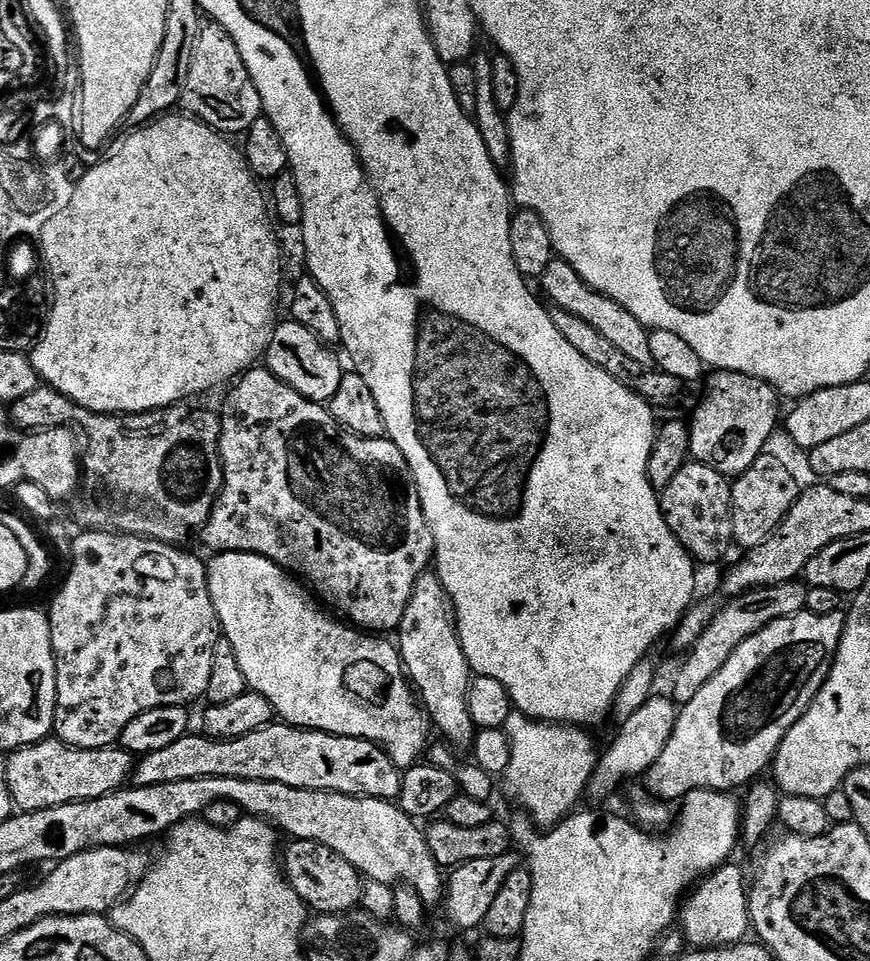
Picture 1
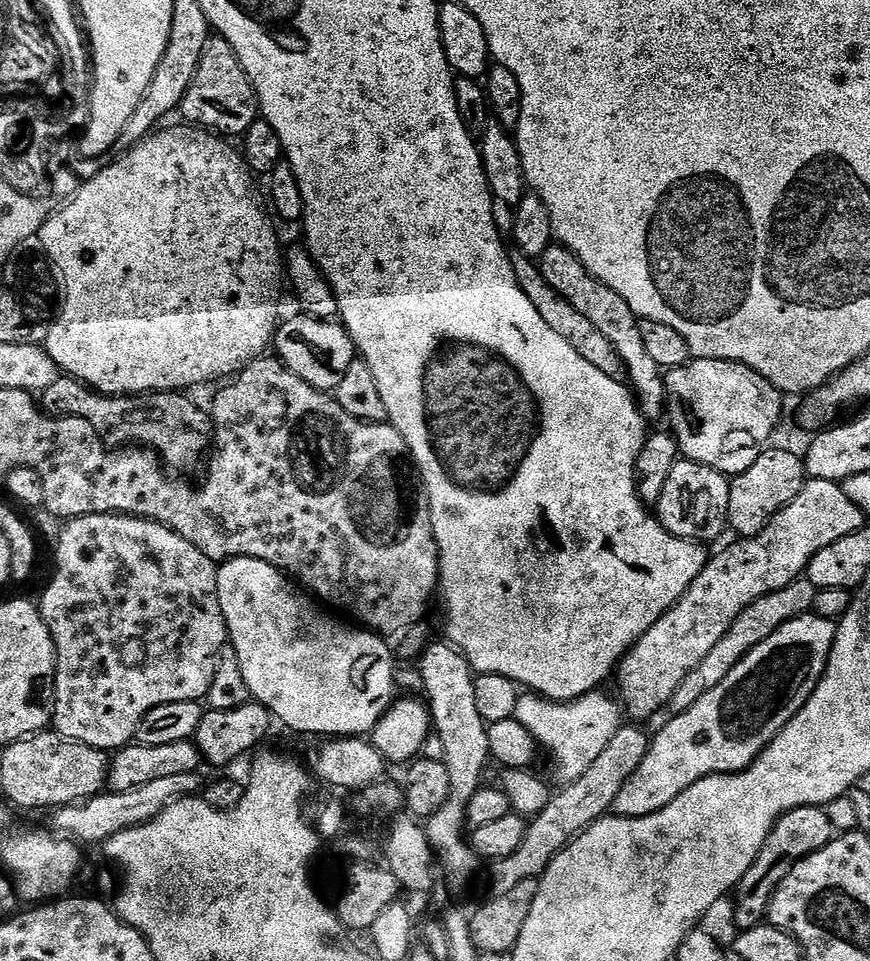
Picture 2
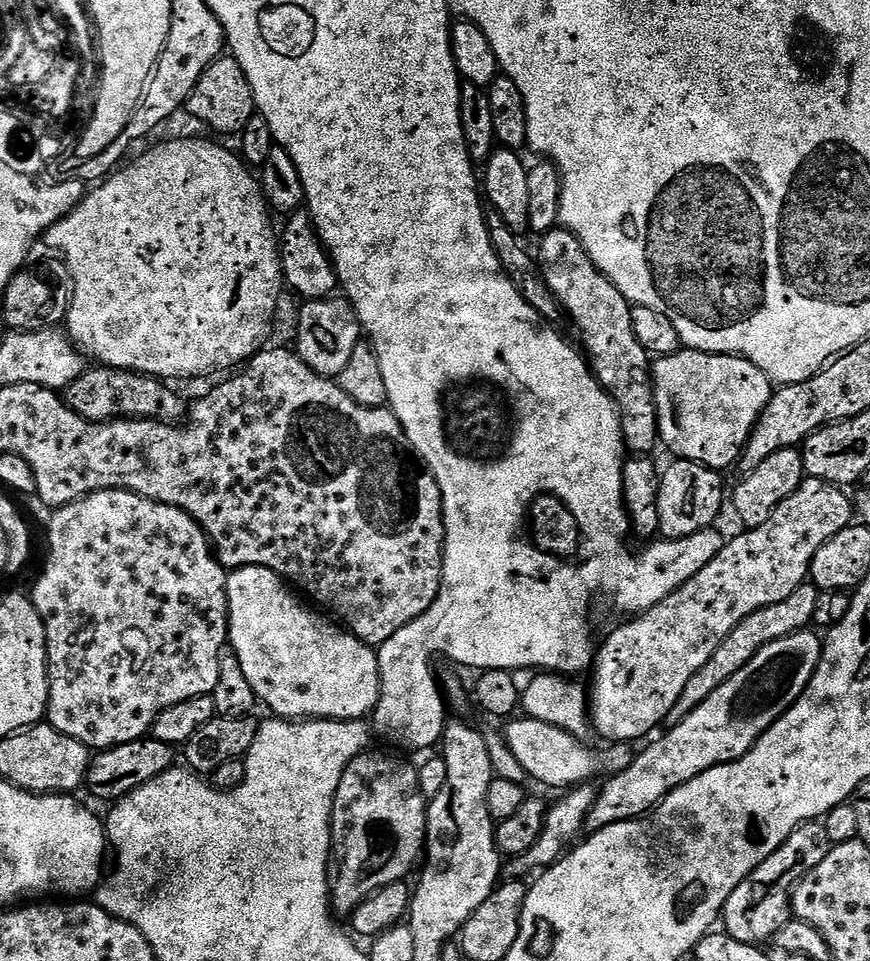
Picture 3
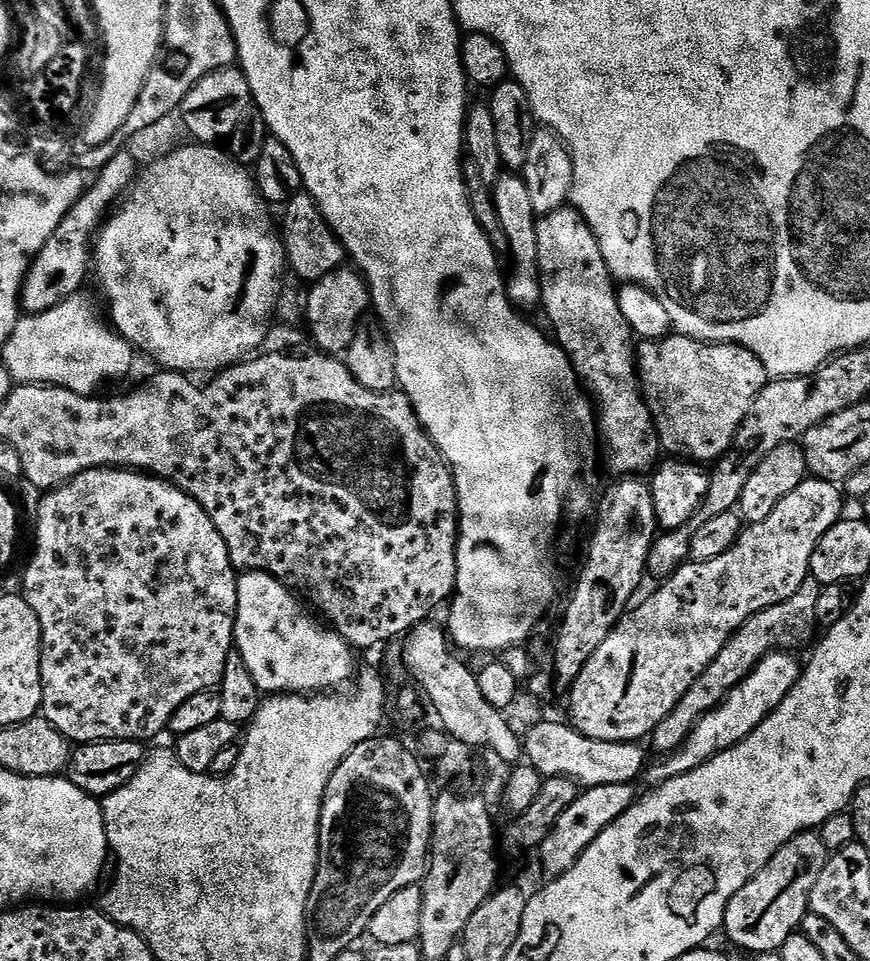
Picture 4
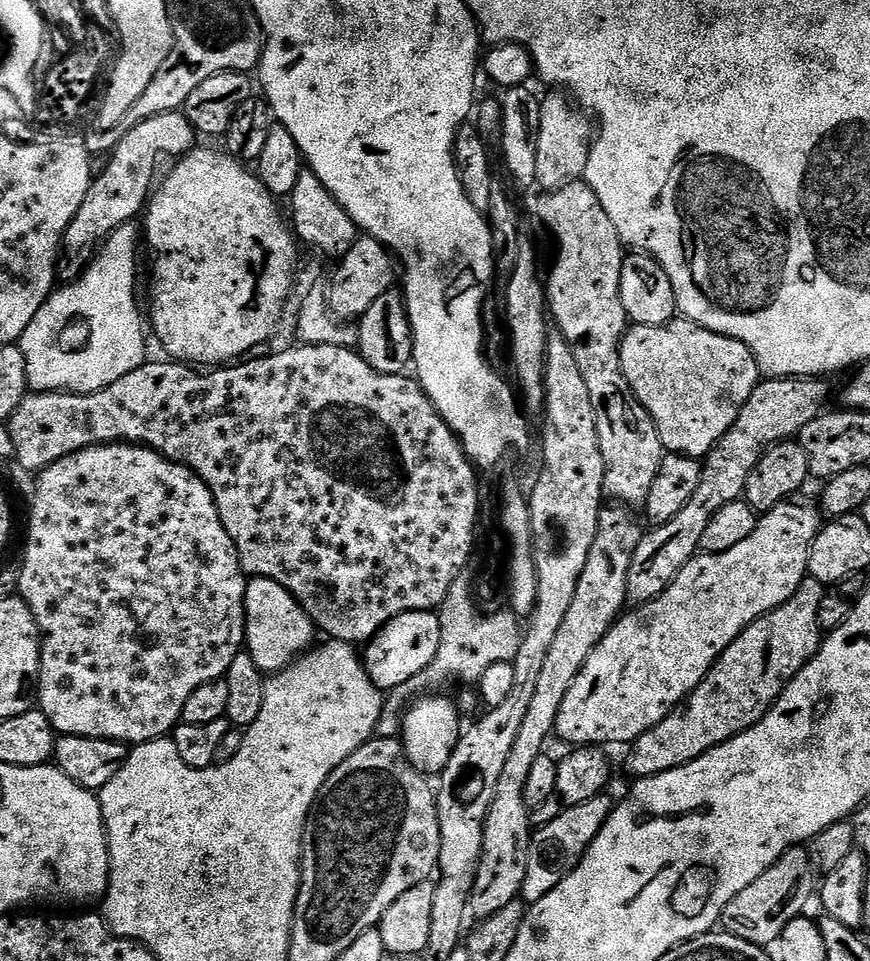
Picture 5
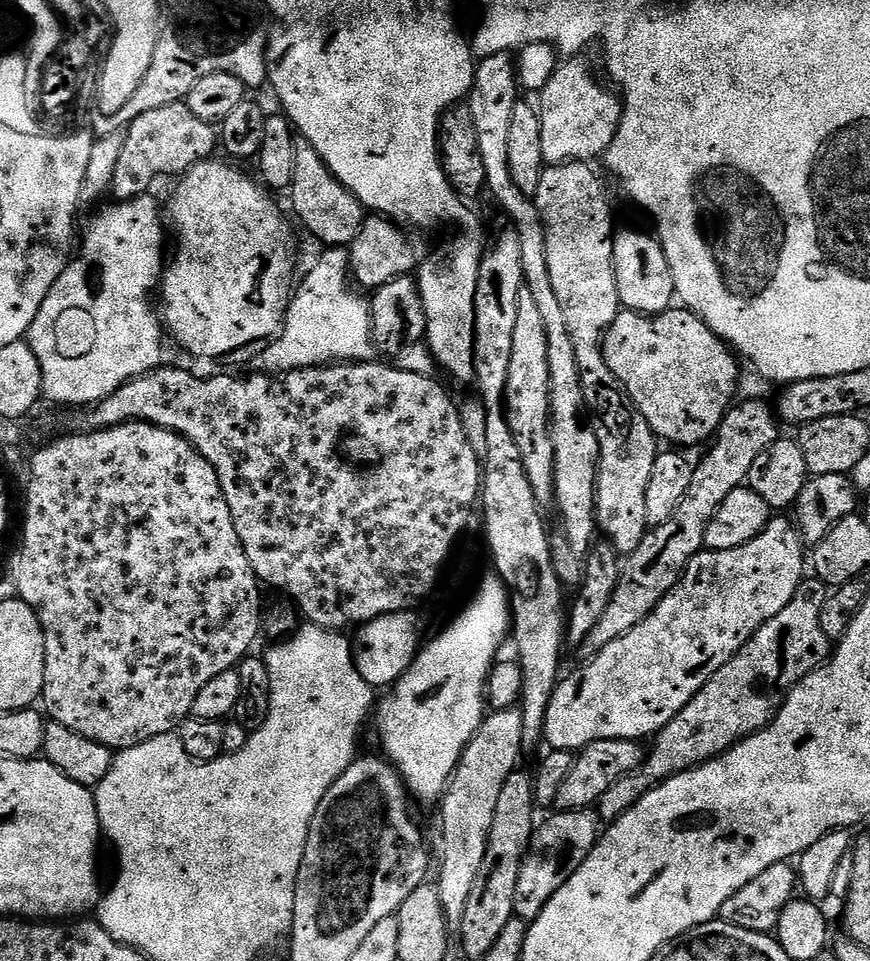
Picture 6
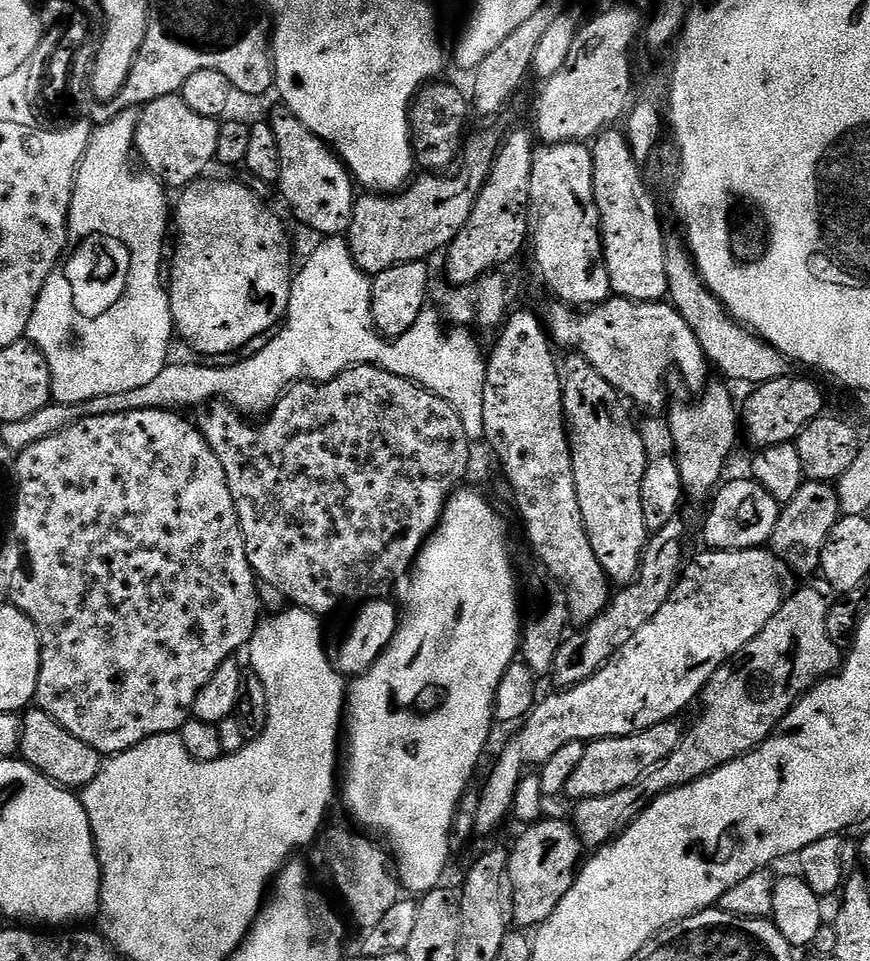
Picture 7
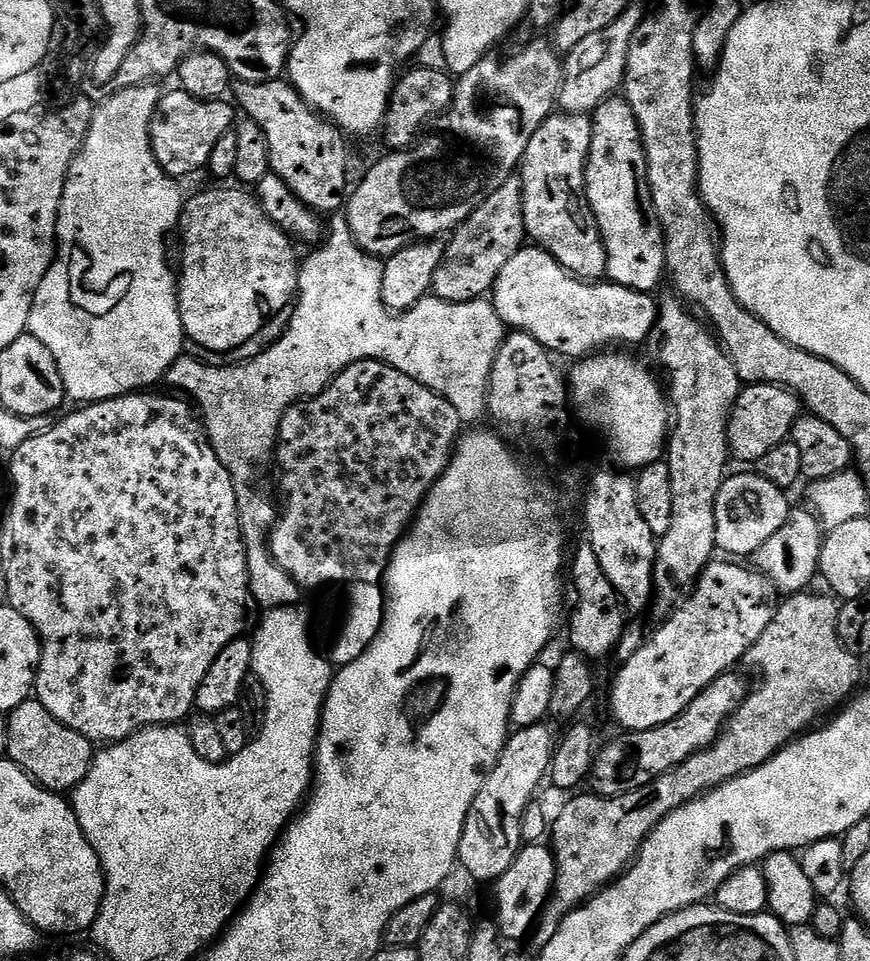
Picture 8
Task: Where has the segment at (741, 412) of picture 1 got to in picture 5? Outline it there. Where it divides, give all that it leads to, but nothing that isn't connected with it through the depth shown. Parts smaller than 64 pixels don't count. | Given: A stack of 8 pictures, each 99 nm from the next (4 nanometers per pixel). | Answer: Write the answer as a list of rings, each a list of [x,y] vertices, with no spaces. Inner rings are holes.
[[[683,318],[657,328],[645,324],[629,327],[620,338],[620,373],[645,412],[651,416],[665,449],[672,454],[697,458],[707,456],[730,426],[734,426],[742,406],[762,380],[762,369],[756,363],[755,354],[746,345]]]

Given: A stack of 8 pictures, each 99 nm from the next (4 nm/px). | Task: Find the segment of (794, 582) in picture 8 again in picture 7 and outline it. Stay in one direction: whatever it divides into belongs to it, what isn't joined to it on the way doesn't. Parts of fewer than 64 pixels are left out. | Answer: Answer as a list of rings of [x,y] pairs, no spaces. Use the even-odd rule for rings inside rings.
[[[808,480],[798,490],[798,494],[794,494],[794,498],[790,498],[790,502],[781,507],[780,517],[772,531],[771,551],[796,572],[801,572],[804,576],[815,573],[820,566],[822,546],[826,546],[826,538],[830,538],[830,530],[834,530],[841,515],[840,495],[836,493],[836,484]]]

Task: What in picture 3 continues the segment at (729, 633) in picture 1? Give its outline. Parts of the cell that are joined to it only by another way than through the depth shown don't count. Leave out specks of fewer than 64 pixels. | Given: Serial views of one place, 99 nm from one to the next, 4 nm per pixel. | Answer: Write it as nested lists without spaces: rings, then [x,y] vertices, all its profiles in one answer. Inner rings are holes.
[[[806,582],[798,590],[794,590],[794,594],[790,594],[790,598],[786,598],[782,602],[774,602],[774,606],[754,610],[754,614],[742,618],[742,622],[738,622],[738,626],[734,626],[734,630],[730,630],[728,637],[722,642],[722,646],[718,646],[718,650],[714,650],[714,654],[710,654],[710,662],[706,662],[706,666],[702,666],[702,670],[698,670],[698,674],[694,674],[694,678],[690,678],[690,682],[686,682],[682,694],[678,694],[678,702],[674,702],[674,710],[670,710],[667,723],[669,725],[677,724],[686,718],[686,714],[694,714],[694,710],[698,710],[698,706],[702,706],[702,702],[706,702],[706,698],[710,698],[710,694],[714,694],[714,690],[718,690],[718,686],[722,686],[722,682],[730,682],[730,678],[734,678],[734,674],[738,674],[738,670],[742,670],[742,666],[746,666],[746,662],[750,662],[750,658],[754,658],[754,654],[758,654],[758,650],[762,650],[762,646],[774,642],[778,638],[786,638],[795,632],[805,631],[812,624],[814,606],[819,597],[820,592],[816,585]]]

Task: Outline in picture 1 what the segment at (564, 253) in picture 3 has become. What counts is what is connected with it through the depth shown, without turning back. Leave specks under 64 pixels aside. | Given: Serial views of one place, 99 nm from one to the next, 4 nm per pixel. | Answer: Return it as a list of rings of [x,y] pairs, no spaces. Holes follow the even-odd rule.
[[[554,258],[550,262],[550,266],[546,266],[546,274],[540,276],[538,288],[545,297],[548,295],[553,300],[551,303],[555,307],[582,318],[582,322],[590,322],[590,326],[594,326],[594,330],[598,330],[598,334],[603,334],[609,342],[614,342],[614,346],[618,346],[618,350],[625,352],[629,358],[635,358],[641,366],[653,367],[650,358],[649,329],[645,328],[642,322],[638,322],[638,318],[634,318],[634,314],[630,314],[630,310],[618,306],[618,302],[606,298],[598,290],[594,290],[586,282],[582,282],[582,278],[578,278],[578,274],[574,270],[574,266],[570,266],[570,262]]]

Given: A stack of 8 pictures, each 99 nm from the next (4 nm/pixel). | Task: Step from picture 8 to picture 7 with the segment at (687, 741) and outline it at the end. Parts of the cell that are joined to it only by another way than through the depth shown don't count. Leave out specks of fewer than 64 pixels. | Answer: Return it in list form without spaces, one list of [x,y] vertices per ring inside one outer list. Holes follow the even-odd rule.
[[[673,718],[629,736],[611,736],[591,741],[585,747],[578,770],[574,770],[570,782],[566,782],[563,795],[569,796],[572,802],[579,802],[585,798],[602,798],[606,794],[614,794],[638,782],[647,772],[663,764],[666,758],[670,758],[674,750],[678,750],[686,731],[685,725],[680,725],[680,722],[679,719]]]

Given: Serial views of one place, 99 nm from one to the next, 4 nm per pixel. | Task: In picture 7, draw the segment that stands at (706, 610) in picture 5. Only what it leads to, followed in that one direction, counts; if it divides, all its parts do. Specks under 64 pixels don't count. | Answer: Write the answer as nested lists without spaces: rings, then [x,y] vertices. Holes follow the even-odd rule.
[[[767,547],[759,548],[743,548],[737,552],[722,552],[719,550],[704,550],[704,553],[697,558],[696,561],[689,563],[683,569],[682,575],[677,579],[676,586],[673,588],[670,598],[666,602],[666,606],[662,606],[662,610],[658,610],[658,614],[654,614],[654,618],[650,622],[646,622],[646,626],[642,626],[642,630],[638,630],[638,634],[634,634],[634,638],[630,638],[630,642],[626,642],[626,646],[622,646],[622,650],[612,657],[612,660],[606,666],[602,666],[602,670],[598,670],[586,682],[582,682],[573,688],[565,688],[563,690],[553,691],[553,696],[548,696],[539,701],[536,707],[524,717],[519,725],[520,733],[505,746],[500,752],[500,757],[496,760],[496,765],[492,768],[492,773],[488,776],[488,781],[484,784],[484,789],[478,792],[476,802],[476,826],[475,835],[492,836],[507,820],[513,815],[515,806],[515,795],[518,794],[519,782],[523,779],[525,773],[533,766],[543,766],[550,758],[554,758],[554,754],[558,754],[558,750],[562,750],[562,746],[566,746],[566,742],[578,742],[579,740],[591,742],[601,740],[602,738],[610,738],[611,736],[629,736],[635,732],[646,730],[650,726],[658,726],[662,722],[679,717],[680,711],[687,706],[688,703],[695,701],[700,693],[710,682],[710,678],[724,664],[729,663],[733,658],[743,652],[756,635],[763,630],[767,624],[772,621],[774,614],[778,614],[778,610],[783,606],[786,599],[786,591],[784,592],[784,580],[780,577],[780,568],[782,569],[782,561],[775,552]]]

